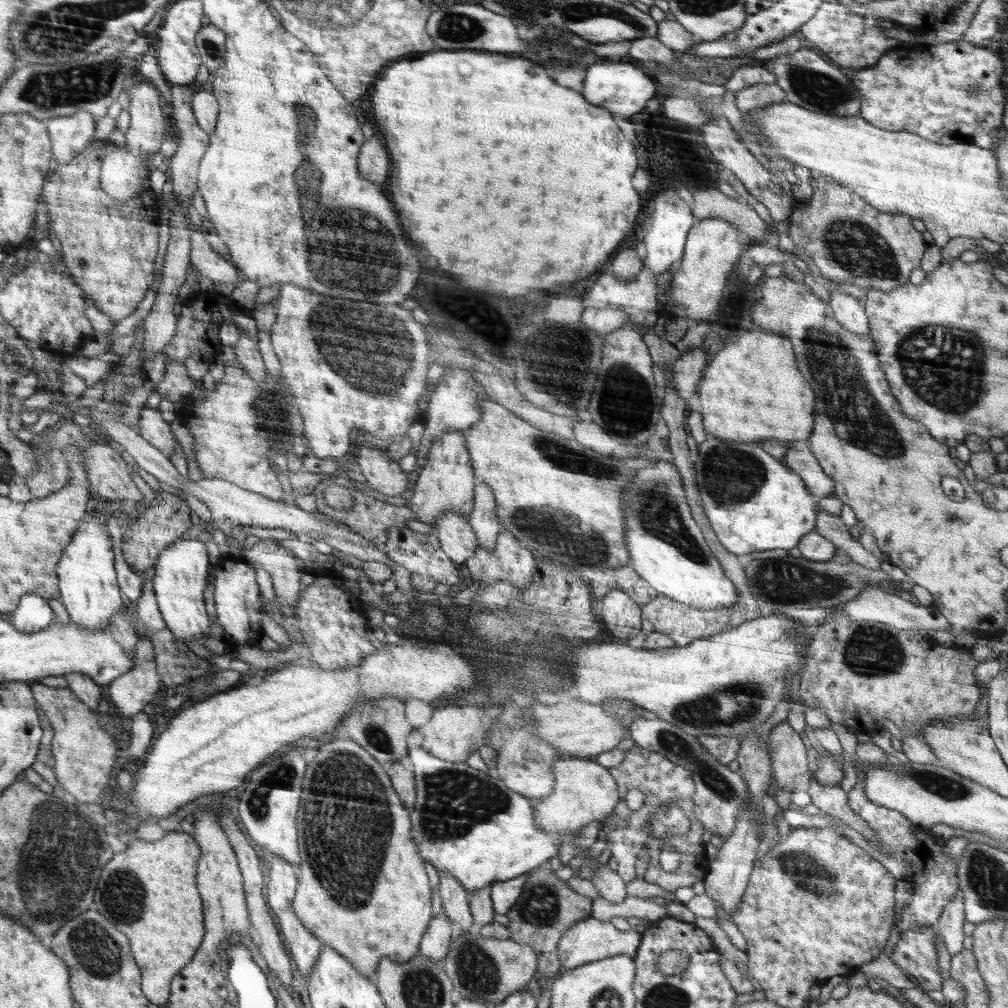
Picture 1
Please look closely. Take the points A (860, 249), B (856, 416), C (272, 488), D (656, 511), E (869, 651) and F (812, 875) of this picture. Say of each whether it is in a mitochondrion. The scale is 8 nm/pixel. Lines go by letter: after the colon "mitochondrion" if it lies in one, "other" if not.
A: mitochondrion
B: mitochondrion
C: other
D: mitochondrion
E: mitochondrion
F: mitochondrion

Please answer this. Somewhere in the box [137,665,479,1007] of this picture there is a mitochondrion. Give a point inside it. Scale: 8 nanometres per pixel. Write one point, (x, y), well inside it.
(348, 821)

